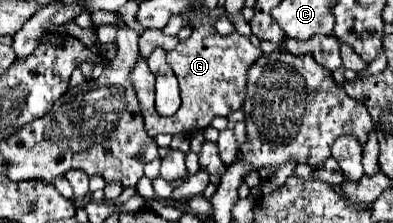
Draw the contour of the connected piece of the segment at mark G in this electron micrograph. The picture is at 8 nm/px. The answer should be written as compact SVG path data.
M196 22L192 35L168 51L168 65L180 81L180 95L186 97L178 113L172 117L160 117L154 107L154 97L138 97L148 135L190 133L192 129L208 127L216 115L228 115L240 109L246 97L246 69L260 57L260 53L260 47L254 47L248 37L236 31L220 35L212 25Z

